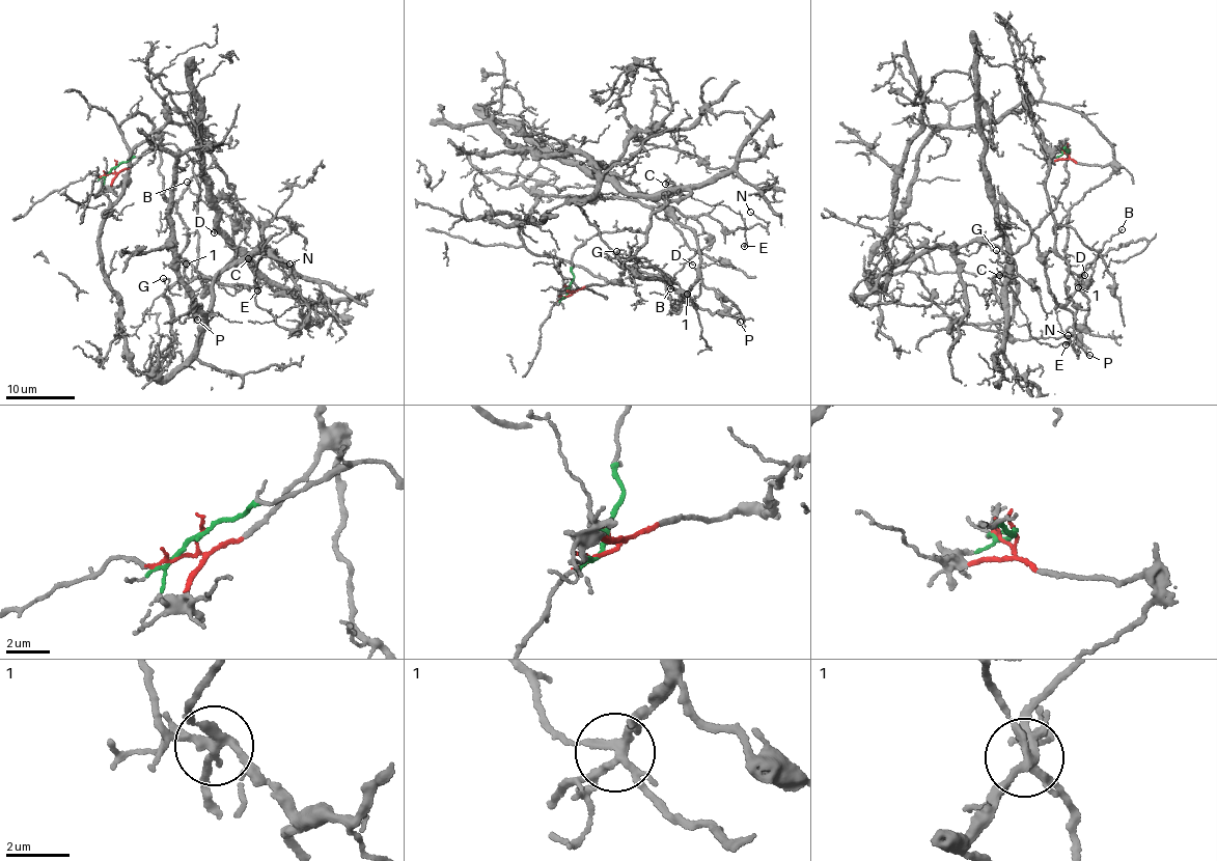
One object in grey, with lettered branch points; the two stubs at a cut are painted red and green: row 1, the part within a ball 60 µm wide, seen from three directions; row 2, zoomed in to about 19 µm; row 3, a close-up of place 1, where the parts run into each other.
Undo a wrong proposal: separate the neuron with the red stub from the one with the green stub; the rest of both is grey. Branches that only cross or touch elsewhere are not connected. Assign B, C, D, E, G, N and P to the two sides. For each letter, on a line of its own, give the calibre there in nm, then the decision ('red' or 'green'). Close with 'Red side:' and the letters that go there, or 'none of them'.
B: 120 nm thick; red
C: 130 nm thick; green
D: 110 nm thick; red
E: 120 nm thick; green
G: 150 nm thick; green
N: 80 nm thick; red
P: 150 nm thick; red
Red side: B, D, N, P

